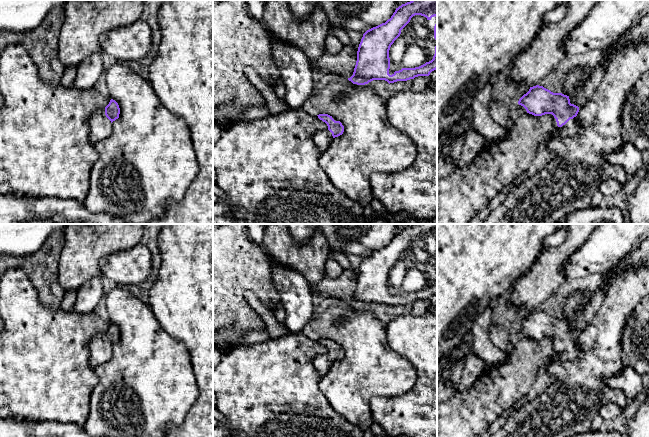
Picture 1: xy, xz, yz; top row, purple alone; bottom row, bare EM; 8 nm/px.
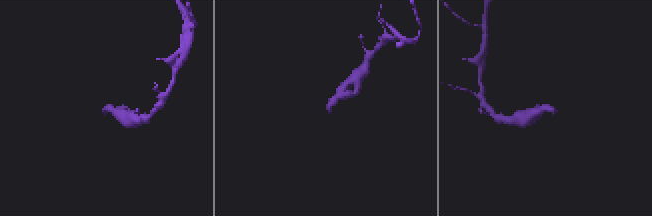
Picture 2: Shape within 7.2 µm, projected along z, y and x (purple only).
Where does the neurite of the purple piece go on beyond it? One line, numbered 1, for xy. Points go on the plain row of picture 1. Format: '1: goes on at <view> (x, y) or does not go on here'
1: goes on at xy (100, 350)

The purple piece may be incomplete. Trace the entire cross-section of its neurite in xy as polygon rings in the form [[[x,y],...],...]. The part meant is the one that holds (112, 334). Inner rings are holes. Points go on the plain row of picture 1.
[[[111,323],[106,331],[97,332],[90,342],[89,364],[92,368],[109,361],[113,355],[112,346],[119,342],[118,327]]]

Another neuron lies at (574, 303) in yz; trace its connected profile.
[[[573,291],[566,298],[562,299],[562,318],[567,320],[573,319],[582,311],[589,300],[589,296],[590,294],[585,294],[583,291]]]

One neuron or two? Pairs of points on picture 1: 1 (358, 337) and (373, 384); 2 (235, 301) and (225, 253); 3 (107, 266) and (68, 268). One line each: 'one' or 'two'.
1: one
2: one
3: two

